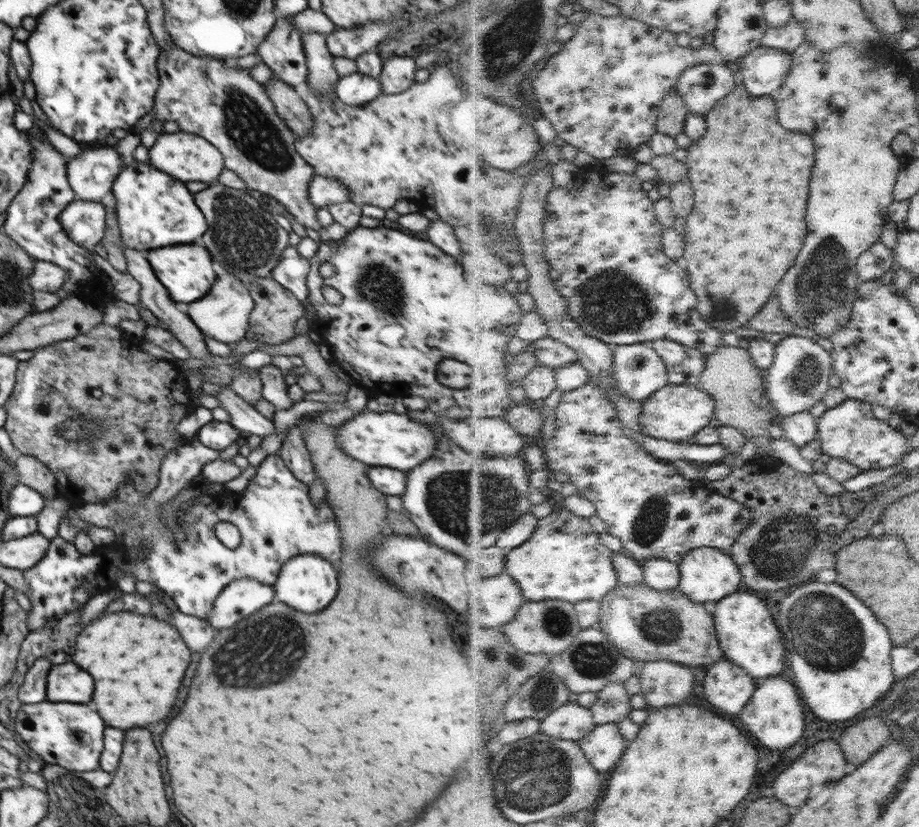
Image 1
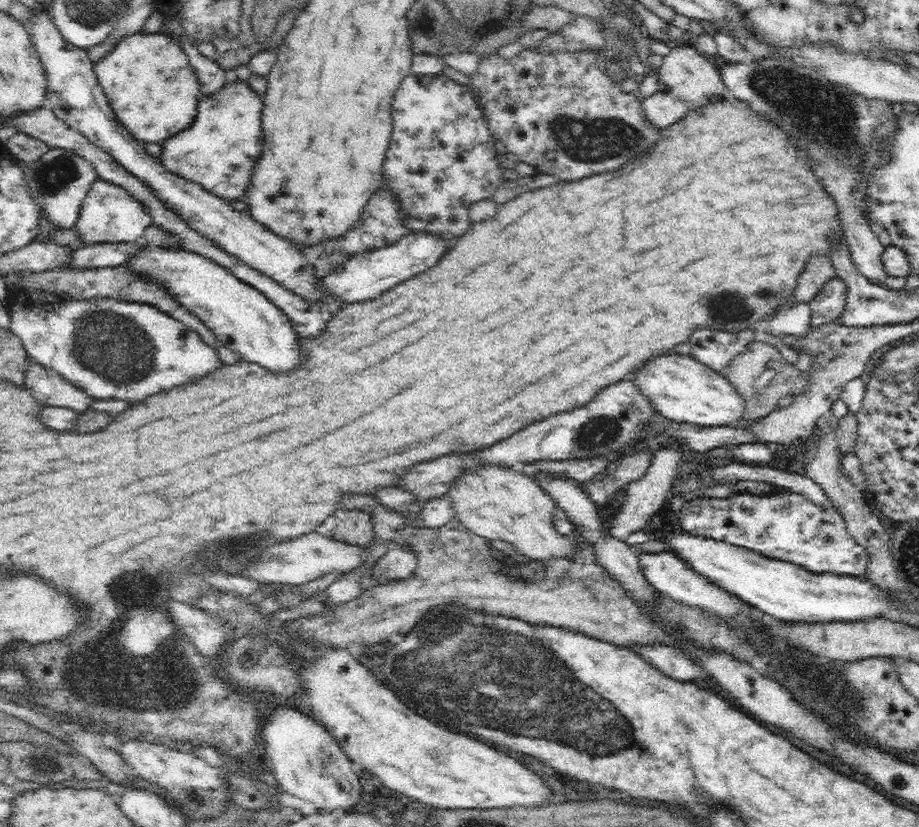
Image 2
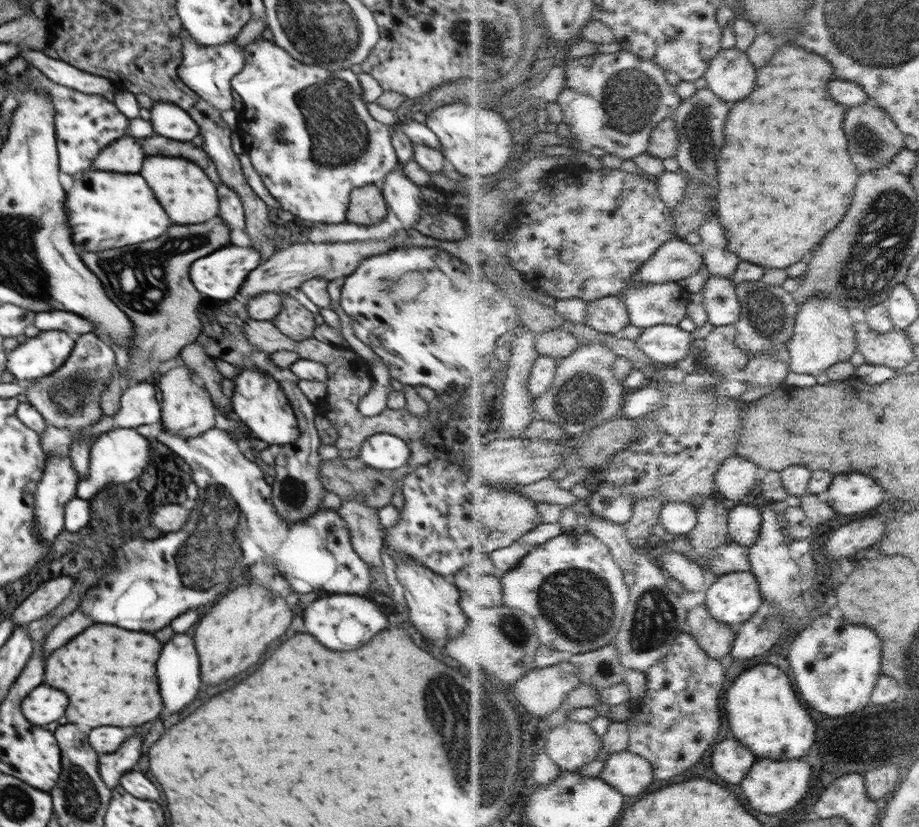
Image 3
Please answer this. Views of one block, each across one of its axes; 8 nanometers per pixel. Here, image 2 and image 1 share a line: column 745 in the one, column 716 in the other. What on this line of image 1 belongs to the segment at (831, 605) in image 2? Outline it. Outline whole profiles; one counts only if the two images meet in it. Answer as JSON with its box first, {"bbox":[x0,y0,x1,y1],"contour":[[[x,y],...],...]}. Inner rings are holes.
{"bbox":[681,547,745,602],"contour":[[[702,547],[690,551],[681,564],[681,589],[692,600],[698,602],[722,602],[722,599],[729,597],[739,591],[742,582],[745,584],[745,576],[738,561],[731,553],[716,547]]]}

